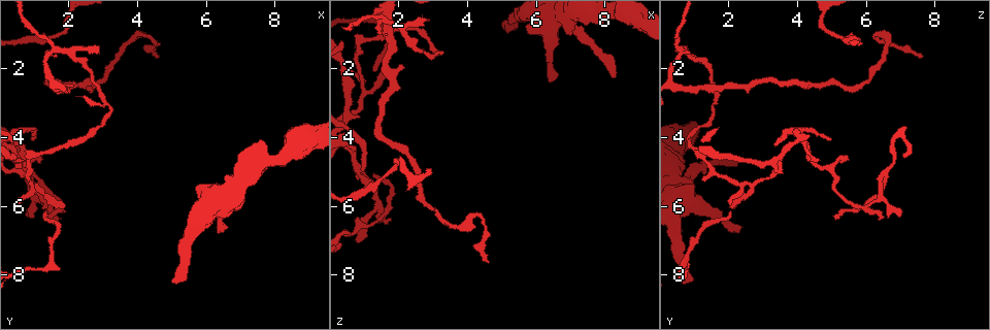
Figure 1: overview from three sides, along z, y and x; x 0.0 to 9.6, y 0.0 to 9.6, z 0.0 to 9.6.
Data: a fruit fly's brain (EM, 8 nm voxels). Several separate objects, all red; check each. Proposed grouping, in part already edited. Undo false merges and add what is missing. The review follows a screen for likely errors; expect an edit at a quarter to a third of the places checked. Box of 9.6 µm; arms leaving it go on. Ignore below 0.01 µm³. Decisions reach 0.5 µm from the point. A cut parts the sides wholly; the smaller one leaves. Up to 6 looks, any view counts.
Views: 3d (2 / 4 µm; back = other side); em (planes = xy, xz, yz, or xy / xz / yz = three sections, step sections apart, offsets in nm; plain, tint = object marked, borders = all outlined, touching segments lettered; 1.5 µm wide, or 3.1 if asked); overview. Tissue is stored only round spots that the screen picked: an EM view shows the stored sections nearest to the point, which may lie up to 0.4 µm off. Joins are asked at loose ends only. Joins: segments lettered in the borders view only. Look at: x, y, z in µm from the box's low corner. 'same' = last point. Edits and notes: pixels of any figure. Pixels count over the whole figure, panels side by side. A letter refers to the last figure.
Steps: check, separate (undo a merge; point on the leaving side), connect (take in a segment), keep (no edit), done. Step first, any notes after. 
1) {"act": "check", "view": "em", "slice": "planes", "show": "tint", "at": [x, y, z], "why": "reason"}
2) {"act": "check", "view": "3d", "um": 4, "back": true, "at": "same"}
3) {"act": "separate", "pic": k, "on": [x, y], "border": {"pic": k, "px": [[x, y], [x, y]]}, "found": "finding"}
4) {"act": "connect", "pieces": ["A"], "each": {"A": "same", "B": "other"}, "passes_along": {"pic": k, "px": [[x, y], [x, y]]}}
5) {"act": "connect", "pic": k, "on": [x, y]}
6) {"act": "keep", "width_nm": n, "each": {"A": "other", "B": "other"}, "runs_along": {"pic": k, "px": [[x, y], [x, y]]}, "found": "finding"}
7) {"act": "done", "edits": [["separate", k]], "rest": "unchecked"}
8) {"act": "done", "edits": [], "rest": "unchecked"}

{"act": "check", "view": "3d", "um": 2, "at": [3.30, 3.25, 1.60], "why": "abrupt turn"}

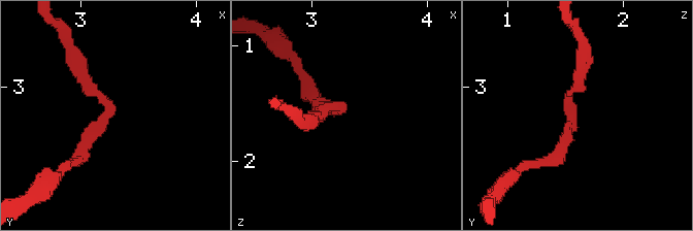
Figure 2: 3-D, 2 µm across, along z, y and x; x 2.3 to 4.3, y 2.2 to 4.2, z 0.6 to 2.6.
{"act": "check", "view": "em", "slice": "yz", "step": 8, "show": "borders", "at": [3.24, 3.24, 1.56]}

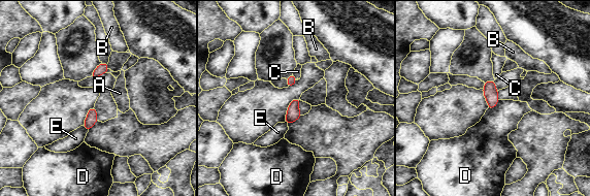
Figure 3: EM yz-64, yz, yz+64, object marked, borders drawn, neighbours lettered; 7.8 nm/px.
{"act": "keep", "longest_contact_nm": ["D", 120], "each": {"A": "other", "B": "other", "C": "other", "D": "other", "E": "other"}, "found": "all the same neuron"}

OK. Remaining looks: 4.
{"act": "check", "view": "3d", "um": 4, "at": [1.25, 6.15, 2.10], "why": "free end"}

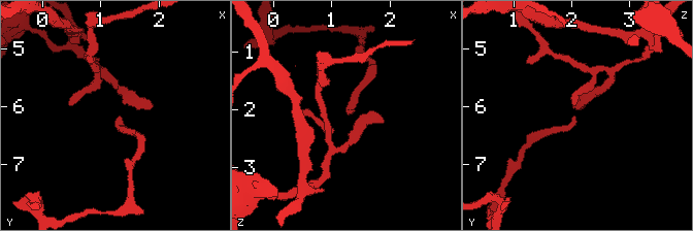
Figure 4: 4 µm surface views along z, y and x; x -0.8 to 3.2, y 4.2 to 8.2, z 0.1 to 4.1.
{"act": "check", "view": "em", "slice": "xy", "step": 4, "show": "borders", "at": [1.30, 6.15, 2.05], "why": "shape alone is not enough"}

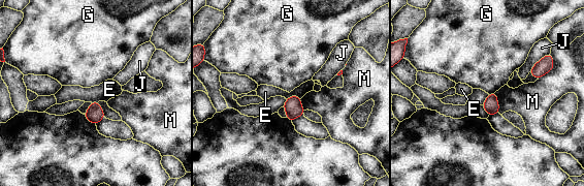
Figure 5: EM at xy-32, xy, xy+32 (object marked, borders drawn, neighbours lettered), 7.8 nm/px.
{"act": "check", "view": "em", "slice": "planes", "show": "borders", "at": "same", "why": "another direction"}

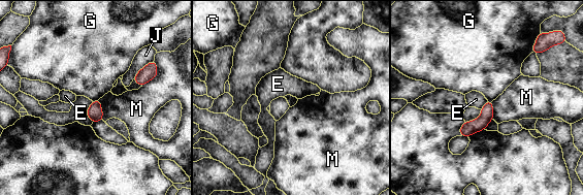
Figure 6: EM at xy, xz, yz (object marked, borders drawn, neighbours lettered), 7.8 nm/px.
{"act": "keep", "each": {"E": "other", "G": "other", "J": "other", "M": "other"}, "found": "no lettered segment goes on from it"}

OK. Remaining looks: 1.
{"act": "done", "edits": [], "rest": "unchecked"}

